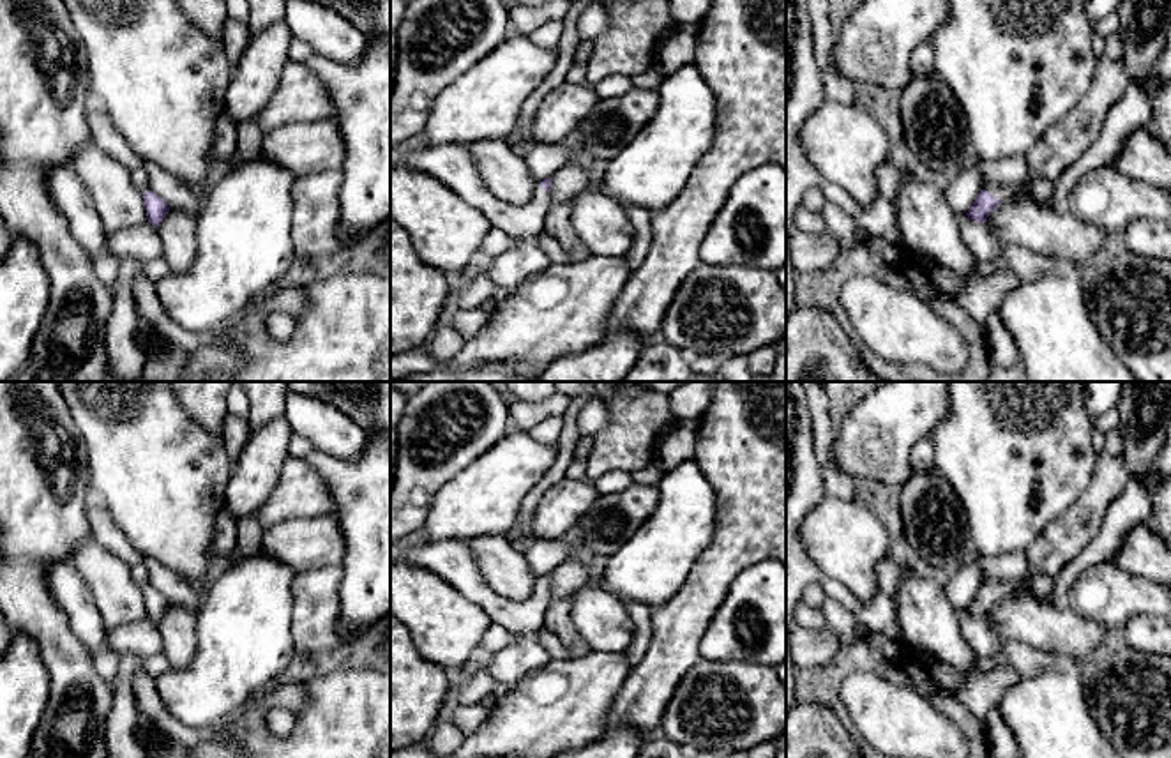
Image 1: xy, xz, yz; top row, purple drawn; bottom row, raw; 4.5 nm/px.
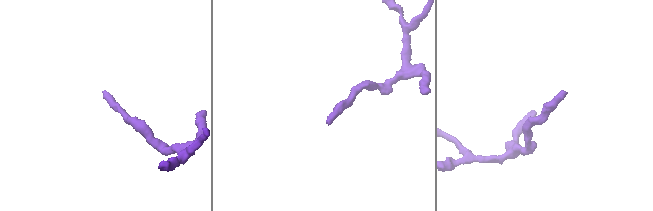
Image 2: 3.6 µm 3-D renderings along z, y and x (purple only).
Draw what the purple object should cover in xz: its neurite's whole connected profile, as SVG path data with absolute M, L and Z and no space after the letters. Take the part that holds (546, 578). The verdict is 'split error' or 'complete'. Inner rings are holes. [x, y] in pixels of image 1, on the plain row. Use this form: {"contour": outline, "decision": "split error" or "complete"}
{"contour": "M426 541L408 548L392 562L417 565L445 580L470 601L482 606L491 622L503 625L512 634L512 643L493 654L489 671L502 691L514 687L525 675L551 661L537 634L546 627L546 610L551 601L551 574L537 580L526 601L510 601L496 594L479 572L473 551L463 541Z", "decision": "split error"}

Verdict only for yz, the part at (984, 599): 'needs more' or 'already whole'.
needs more

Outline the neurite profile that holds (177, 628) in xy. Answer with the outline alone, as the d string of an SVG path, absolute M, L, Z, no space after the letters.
M170 604L155 625L164 643L162 654L171 668L189 666L196 654L196 617L182 606Z

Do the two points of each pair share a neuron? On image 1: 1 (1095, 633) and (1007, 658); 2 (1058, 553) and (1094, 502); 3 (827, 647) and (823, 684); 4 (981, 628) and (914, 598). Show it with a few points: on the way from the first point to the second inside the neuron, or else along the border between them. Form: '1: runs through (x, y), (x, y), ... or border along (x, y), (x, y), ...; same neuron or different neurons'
1: border along (1004, 640), (1028, 644), (1051, 652), (1060, 661); different neurons
2: runs through (1062, 541), (1087, 515); same neuron
3: border along (841, 645), (823, 663), (804, 668); different neurons
4: border along (954, 610), (965, 642), (977, 654); different neurons

